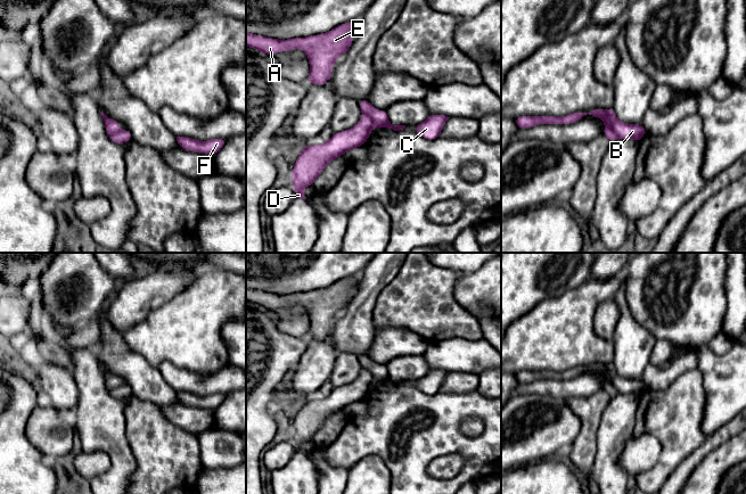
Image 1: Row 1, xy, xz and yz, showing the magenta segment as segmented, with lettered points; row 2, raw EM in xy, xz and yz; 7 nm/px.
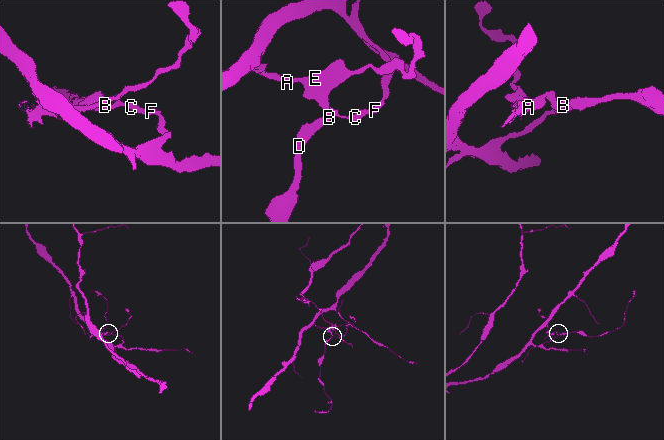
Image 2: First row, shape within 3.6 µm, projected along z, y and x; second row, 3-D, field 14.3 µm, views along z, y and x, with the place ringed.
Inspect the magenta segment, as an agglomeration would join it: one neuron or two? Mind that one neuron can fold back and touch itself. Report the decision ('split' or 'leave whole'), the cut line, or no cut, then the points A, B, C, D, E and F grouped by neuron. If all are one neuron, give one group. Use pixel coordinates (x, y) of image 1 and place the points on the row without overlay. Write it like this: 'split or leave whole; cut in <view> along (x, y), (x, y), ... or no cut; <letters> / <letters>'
split; cut in yz along (615, 372), (612, 384), (619, 392); A C E F / B D

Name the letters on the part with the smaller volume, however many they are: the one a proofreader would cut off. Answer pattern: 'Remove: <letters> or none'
Remove: B, D

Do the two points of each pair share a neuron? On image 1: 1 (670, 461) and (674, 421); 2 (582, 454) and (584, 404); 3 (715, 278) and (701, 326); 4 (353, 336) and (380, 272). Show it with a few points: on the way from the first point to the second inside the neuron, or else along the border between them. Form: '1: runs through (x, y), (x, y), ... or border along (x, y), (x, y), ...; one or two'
1: runs through (674, 451), (674, 431); one
2: runs through (585, 442), (588, 417); one
3: runs through (704, 289), (701, 293), (701, 314); one
4: runs through (358, 320), (359, 311), (370, 288); one

